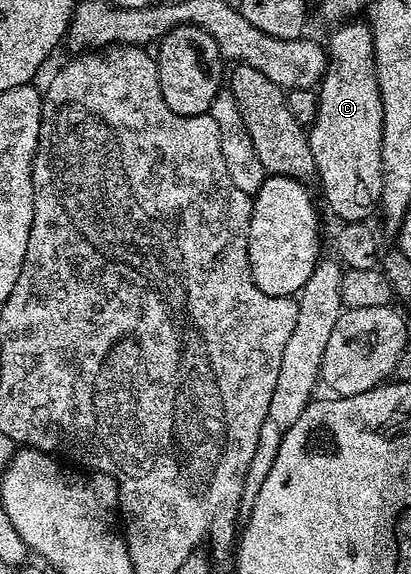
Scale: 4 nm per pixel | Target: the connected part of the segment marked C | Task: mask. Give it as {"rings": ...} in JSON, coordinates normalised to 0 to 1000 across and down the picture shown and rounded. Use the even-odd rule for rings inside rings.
{"rings":[[[837,40],[825,45],[827,51],[808,64],[808,73],[796,73],[793,91],[803,101],[803,118],[788,131],[786,141],[774,150],[776,190],[771,193],[769,209],[754,218],[749,232],[749,247],[759,258],[764,270],[764,284],[769,286],[769,308],[779,322],[788,328],[788,343],[798,348],[798,357],[808,362],[805,376],[827,380],[835,387],[893,387],[903,371],[917,369],[925,341],[929,340],[929,326],[934,314],[929,312],[929,232],[934,228],[934,179],[925,164],[925,145],[915,138],[915,89],[905,73],[905,54],[893,42],[888,44],[847,44],[856,40]]]}

